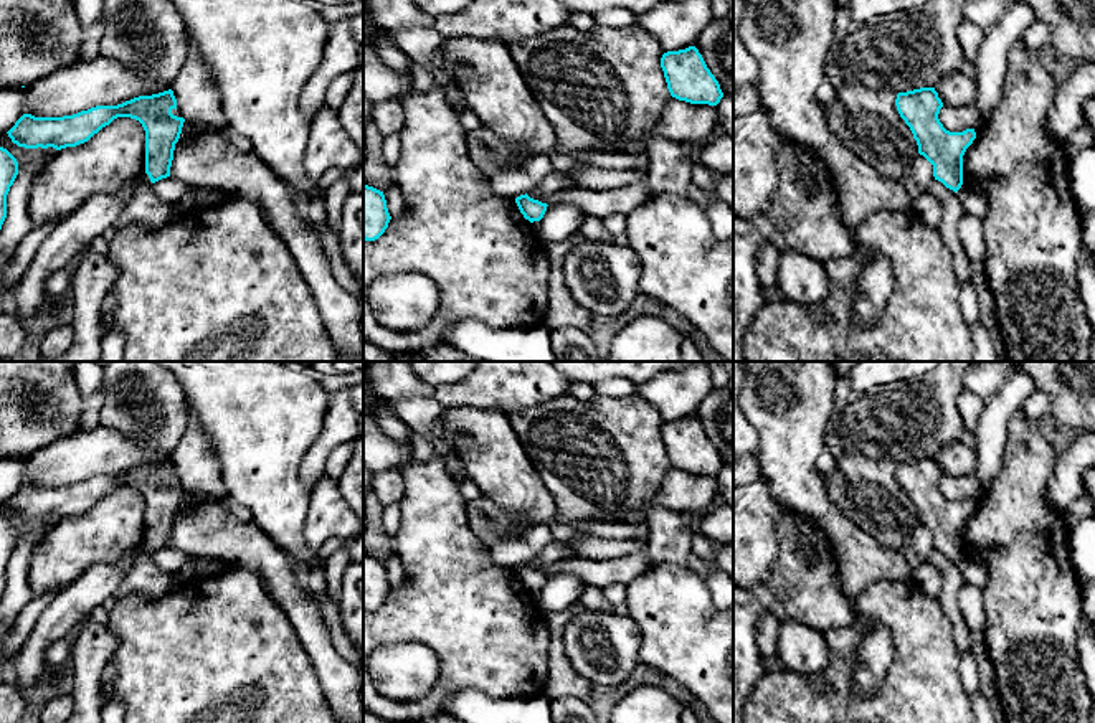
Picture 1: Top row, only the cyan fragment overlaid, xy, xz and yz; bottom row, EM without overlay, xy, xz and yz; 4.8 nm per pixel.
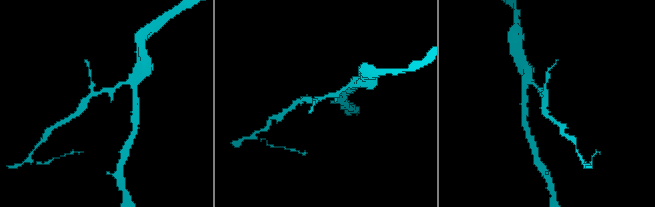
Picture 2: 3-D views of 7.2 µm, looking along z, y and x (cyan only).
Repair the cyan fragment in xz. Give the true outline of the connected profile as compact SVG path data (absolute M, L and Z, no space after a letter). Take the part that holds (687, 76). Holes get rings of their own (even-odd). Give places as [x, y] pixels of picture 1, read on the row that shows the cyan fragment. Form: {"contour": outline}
{"contour": "M695 46L664 53L661 68L671 96L679 101L717 106L723 97L718 81Z"}

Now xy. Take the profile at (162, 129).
{"contour": "M168 89L117 106L96 106L73 116L35 117L23 114L7 134L18 147L61 150L88 142L117 117L130 117L139 120L145 130L145 173L155 183L170 177L175 144L185 122L183 117L172 114L173 109L177 109L177 99Z"}

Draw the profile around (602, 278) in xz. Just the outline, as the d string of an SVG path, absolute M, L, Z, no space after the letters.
M583 239L566 254L563 272L573 300L593 315L623 314L641 294L641 259L629 246Z

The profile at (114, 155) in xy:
M117 117L88 142L56 150L33 178L28 211L33 226L58 223L97 193L116 193L145 170L145 130L130 117Z

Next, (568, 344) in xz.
M573 327L552 330L552 350L558 362L601 362L591 335Z

